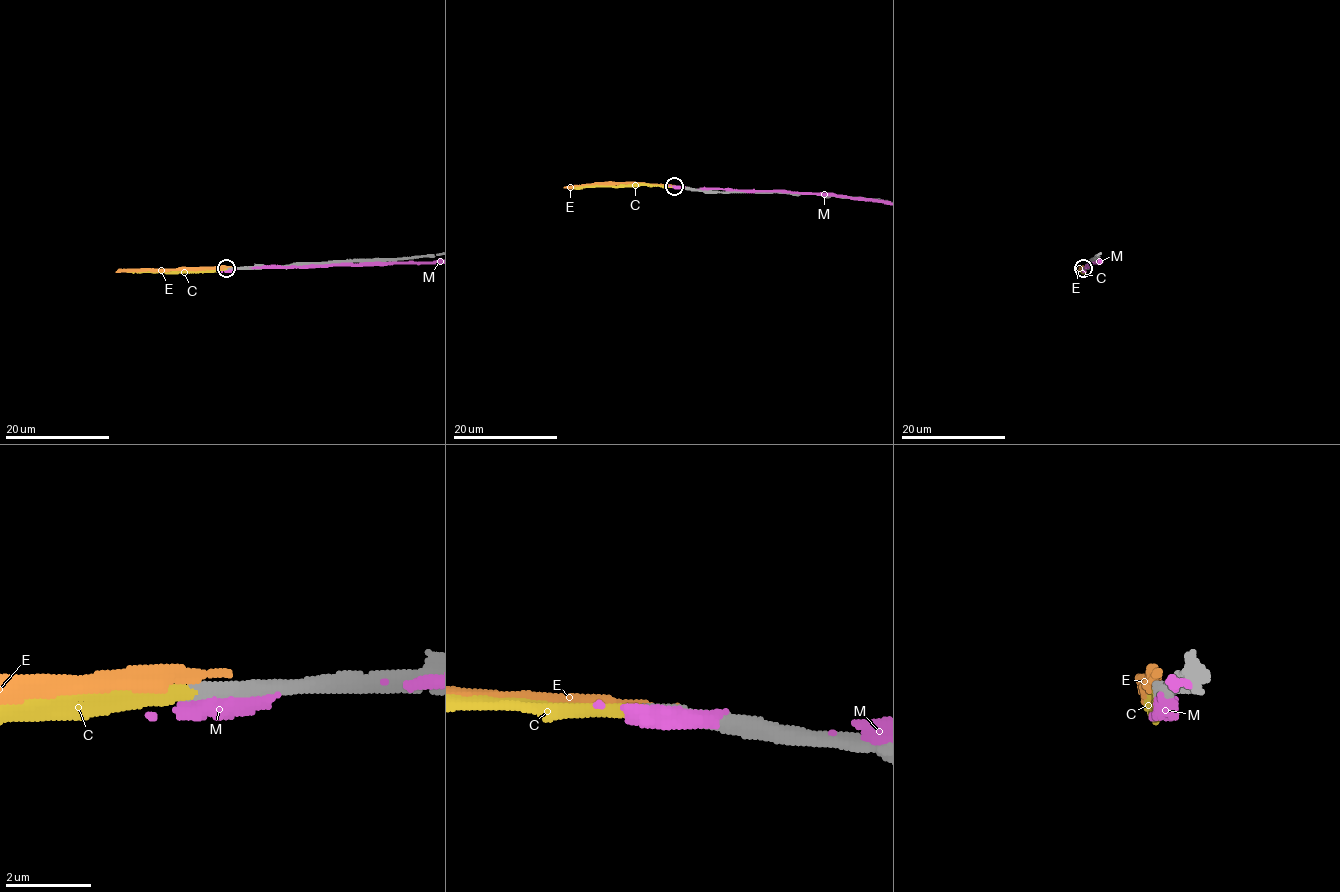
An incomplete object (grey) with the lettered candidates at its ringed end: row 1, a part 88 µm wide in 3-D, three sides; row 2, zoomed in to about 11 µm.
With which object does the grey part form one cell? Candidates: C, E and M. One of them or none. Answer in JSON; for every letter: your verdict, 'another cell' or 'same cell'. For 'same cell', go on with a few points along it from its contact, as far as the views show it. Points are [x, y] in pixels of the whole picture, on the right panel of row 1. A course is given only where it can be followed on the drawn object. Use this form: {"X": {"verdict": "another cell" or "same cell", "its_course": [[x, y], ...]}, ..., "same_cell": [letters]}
{"C": {"verdict": "same cell"}, "E": {"verdict": "another cell"}, "M": {"verdict": "another cell"}, "same_cell": ["C"]}

